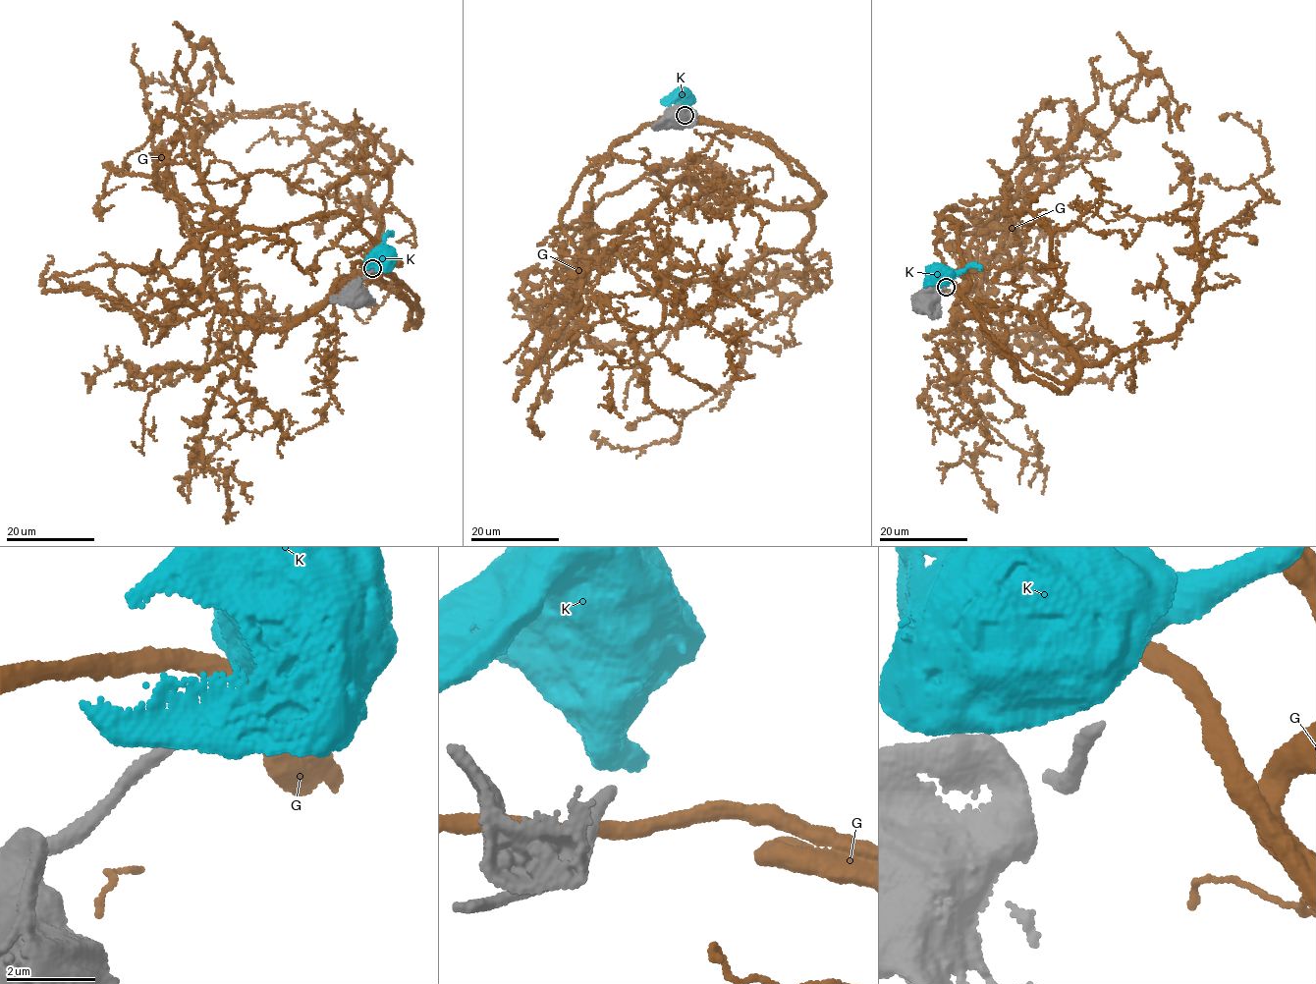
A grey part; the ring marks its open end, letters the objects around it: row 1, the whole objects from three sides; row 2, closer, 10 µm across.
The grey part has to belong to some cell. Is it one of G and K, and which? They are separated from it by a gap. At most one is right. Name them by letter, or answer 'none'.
none

